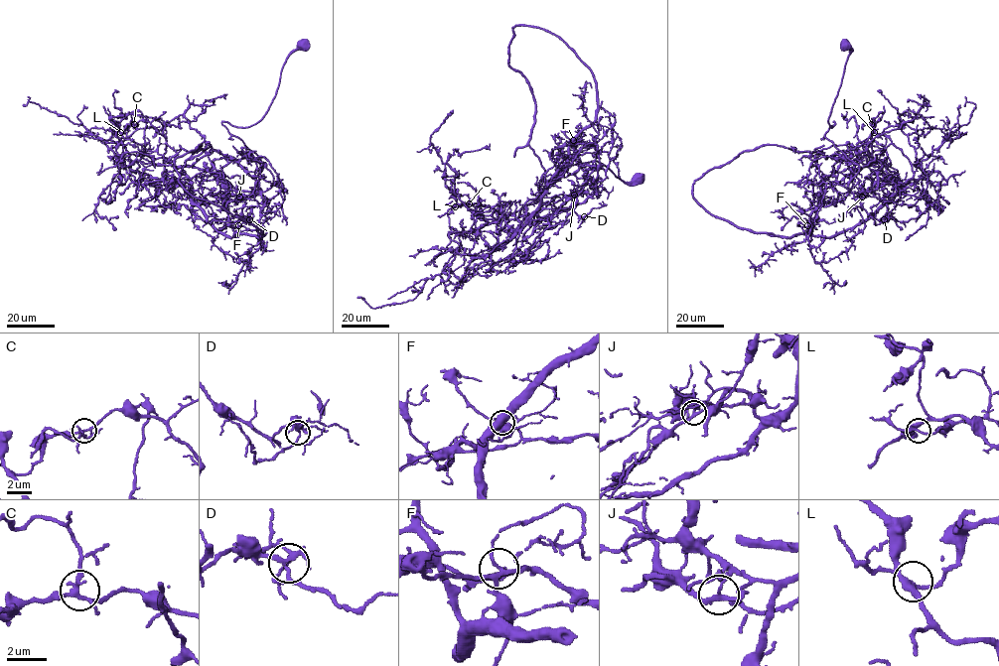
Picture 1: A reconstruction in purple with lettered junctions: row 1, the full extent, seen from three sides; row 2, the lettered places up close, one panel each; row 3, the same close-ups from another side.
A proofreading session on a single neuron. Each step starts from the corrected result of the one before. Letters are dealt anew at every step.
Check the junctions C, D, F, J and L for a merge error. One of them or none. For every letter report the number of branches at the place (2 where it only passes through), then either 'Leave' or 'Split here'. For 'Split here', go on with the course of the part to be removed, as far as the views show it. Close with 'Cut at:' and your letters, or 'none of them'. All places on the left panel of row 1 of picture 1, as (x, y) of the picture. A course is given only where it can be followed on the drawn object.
C: Branches: 4. Leave
D: Branches: 5. Leave
F: Branches: 4. Leave
J: Branches: 4. Split here. Course of the part to remove: (239, 197), (197, 204), (149, 122), (120, 133), (154, 164), (191, 166), (201, 144)
L: Branches: 4. Leave
Cut at: J

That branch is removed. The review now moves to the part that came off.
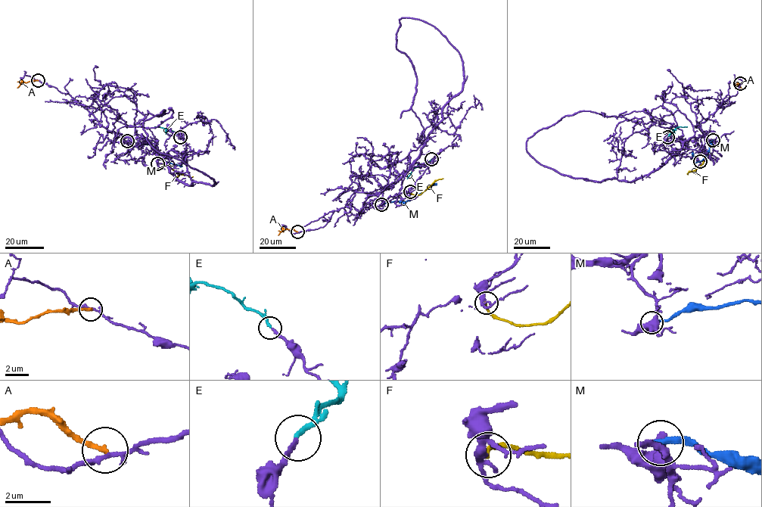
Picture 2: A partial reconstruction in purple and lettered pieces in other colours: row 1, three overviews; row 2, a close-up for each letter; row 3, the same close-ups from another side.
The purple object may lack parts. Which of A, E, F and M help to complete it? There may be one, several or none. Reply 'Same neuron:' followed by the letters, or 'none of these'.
Same neuron: E

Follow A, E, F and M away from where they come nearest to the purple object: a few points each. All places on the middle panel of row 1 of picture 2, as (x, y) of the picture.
A: (297, 231), (293, 228), (283, 229), (278, 234)
E: (431, 159), (419, 163), (407, 178)
F: (410, 191), (419, 195), (443, 178)
M: (381, 204), (408, 200), (436, 184)

